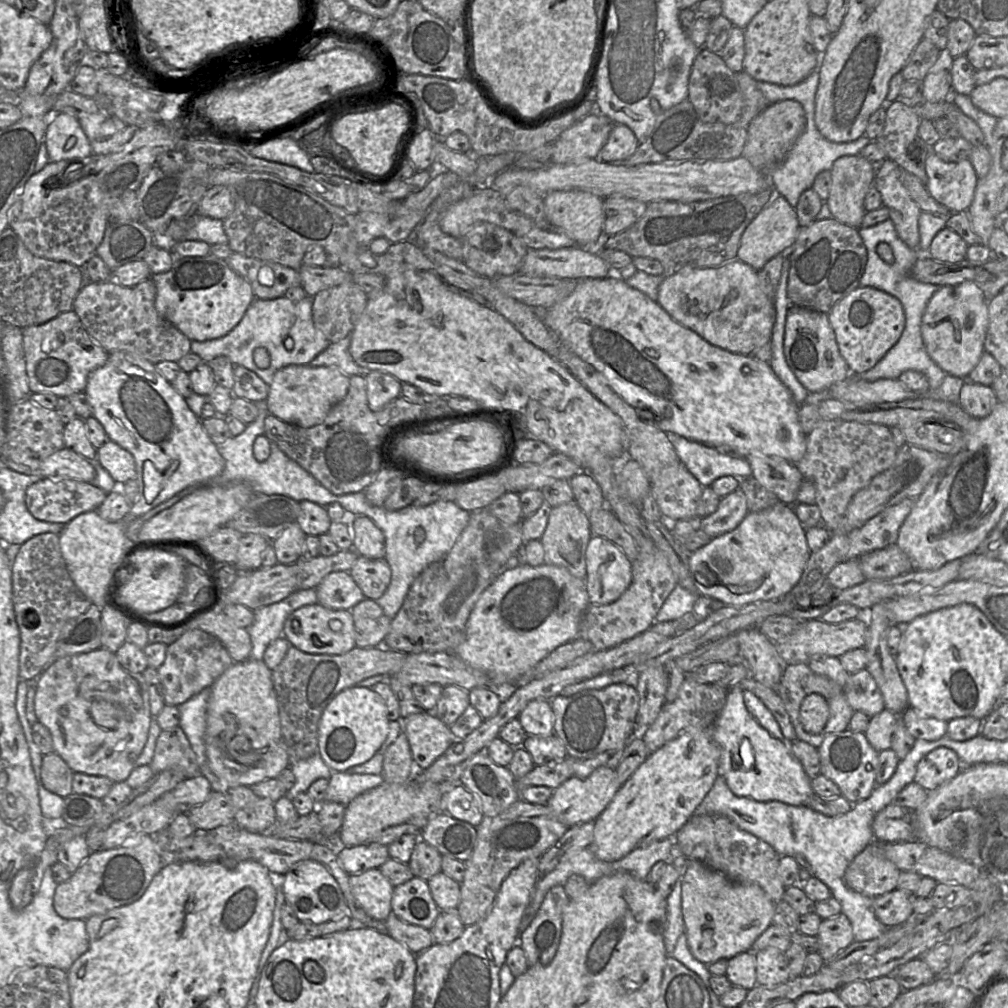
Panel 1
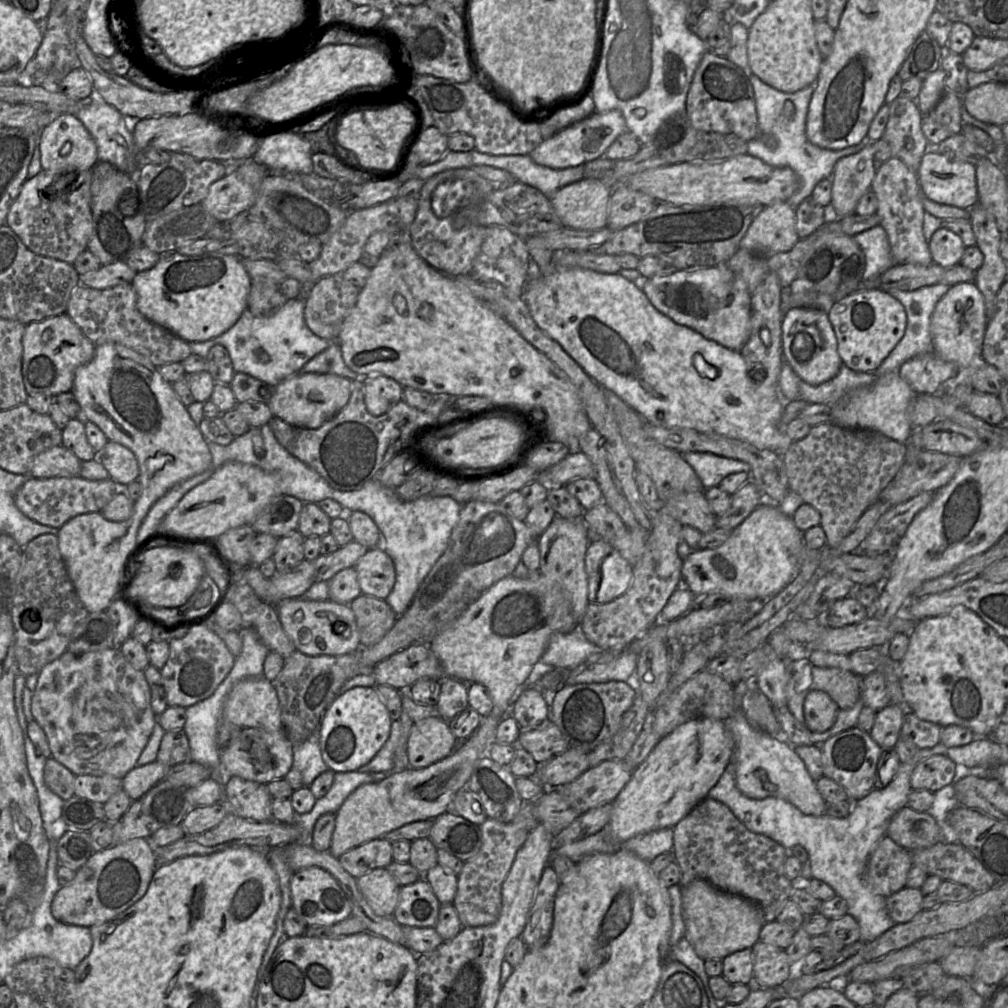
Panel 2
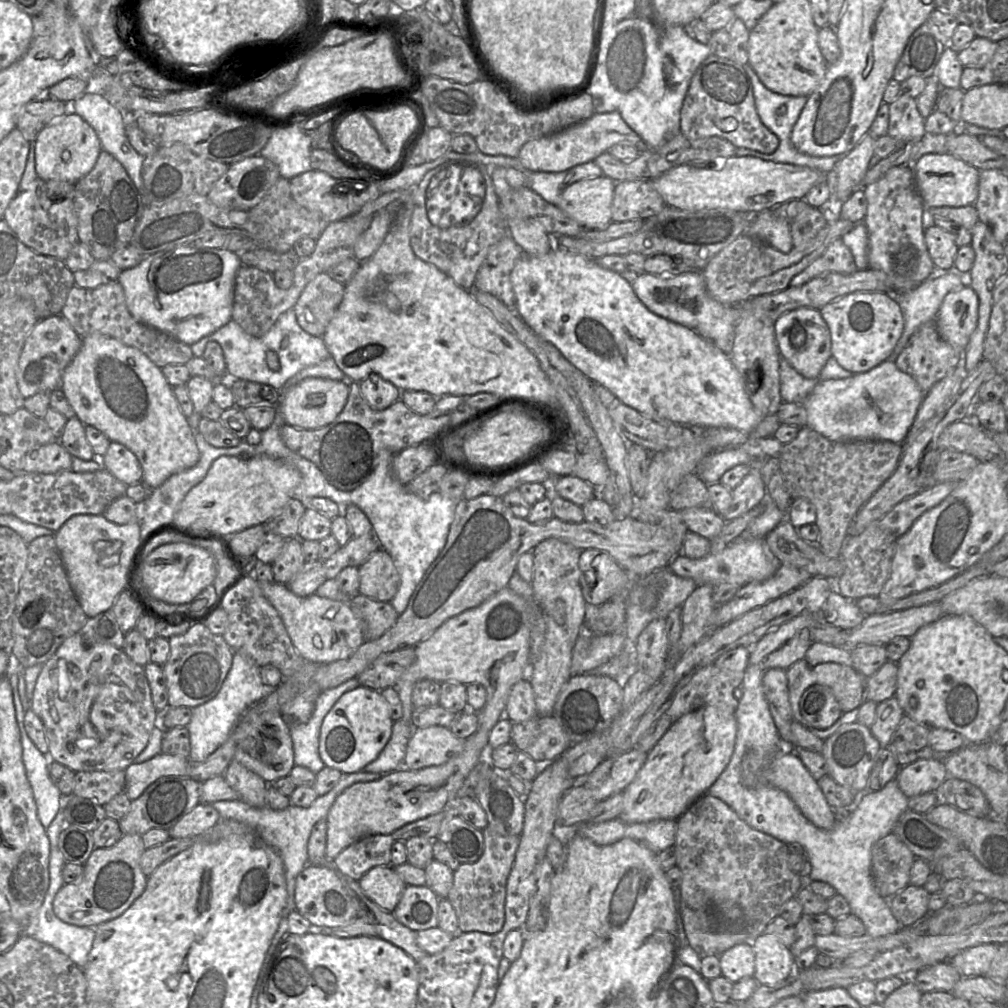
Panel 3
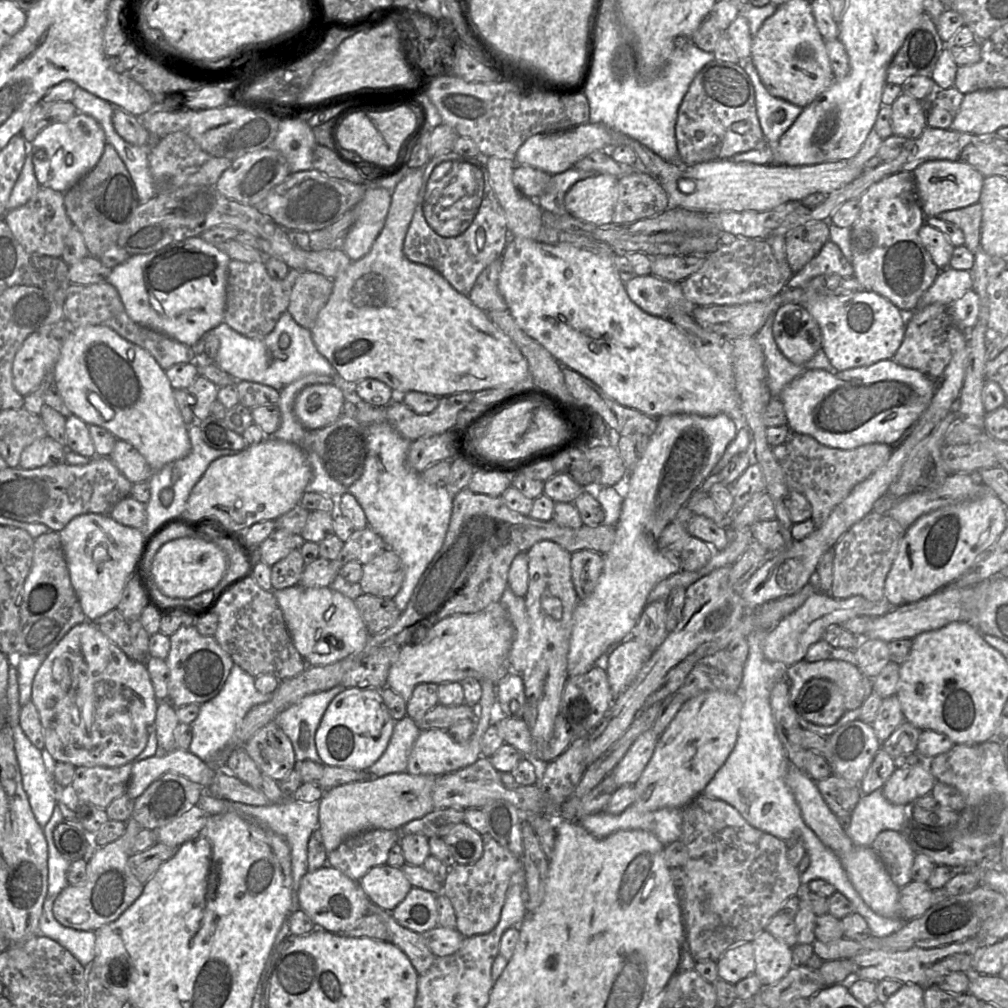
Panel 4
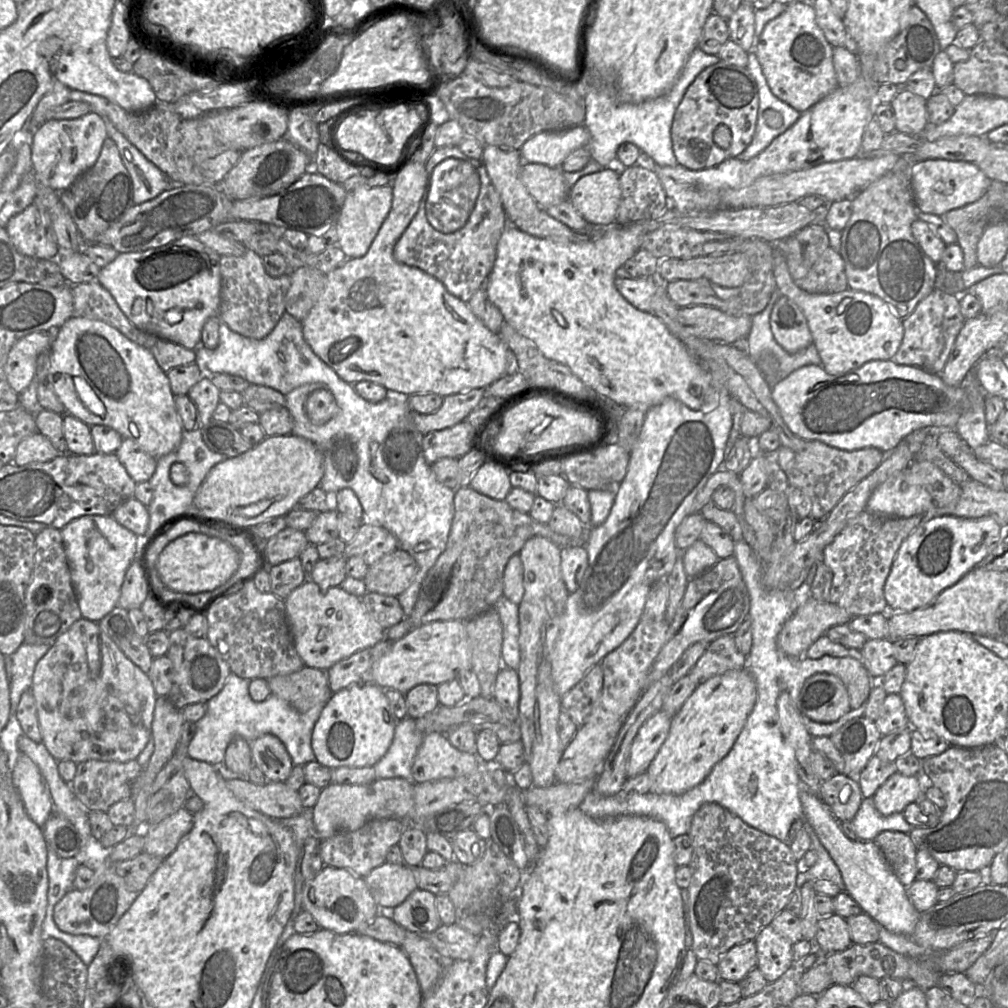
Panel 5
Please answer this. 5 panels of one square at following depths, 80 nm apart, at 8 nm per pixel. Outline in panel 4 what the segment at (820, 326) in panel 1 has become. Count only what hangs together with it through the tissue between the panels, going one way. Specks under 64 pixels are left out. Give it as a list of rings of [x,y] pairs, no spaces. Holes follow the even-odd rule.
[[[788,303],[779,307],[772,332],[781,352],[796,365],[804,365],[822,349],[821,330],[802,305]]]

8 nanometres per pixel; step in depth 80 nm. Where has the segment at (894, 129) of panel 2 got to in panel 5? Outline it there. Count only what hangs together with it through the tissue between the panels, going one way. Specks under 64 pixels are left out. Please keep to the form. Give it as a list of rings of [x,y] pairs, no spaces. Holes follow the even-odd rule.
[[[901,87],[890,103],[895,114],[895,131],[919,136],[928,126],[926,100]]]

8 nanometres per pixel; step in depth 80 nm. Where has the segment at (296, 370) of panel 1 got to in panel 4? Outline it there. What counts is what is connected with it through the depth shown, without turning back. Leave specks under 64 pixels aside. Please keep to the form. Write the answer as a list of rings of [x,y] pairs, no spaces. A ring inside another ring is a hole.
[[[334,383],[310,384],[295,397],[293,411],[305,429],[320,429],[339,417],[343,403],[344,391]]]

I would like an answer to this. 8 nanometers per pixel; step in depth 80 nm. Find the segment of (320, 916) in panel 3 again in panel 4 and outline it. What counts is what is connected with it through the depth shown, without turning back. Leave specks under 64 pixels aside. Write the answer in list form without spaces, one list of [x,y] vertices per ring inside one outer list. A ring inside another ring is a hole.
[[[324,865],[315,871],[307,871],[300,882],[298,899],[301,910],[311,918],[316,928],[334,934],[342,934],[368,914],[370,904],[373,904],[358,881],[330,865]]]

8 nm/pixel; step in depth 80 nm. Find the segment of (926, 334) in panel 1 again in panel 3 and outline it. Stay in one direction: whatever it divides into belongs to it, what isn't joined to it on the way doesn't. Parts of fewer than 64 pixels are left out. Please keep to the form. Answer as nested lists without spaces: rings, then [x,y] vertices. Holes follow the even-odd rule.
[[[965,285],[945,296],[935,318],[940,336],[962,353],[977,326],[978,307],[977,294]]]

